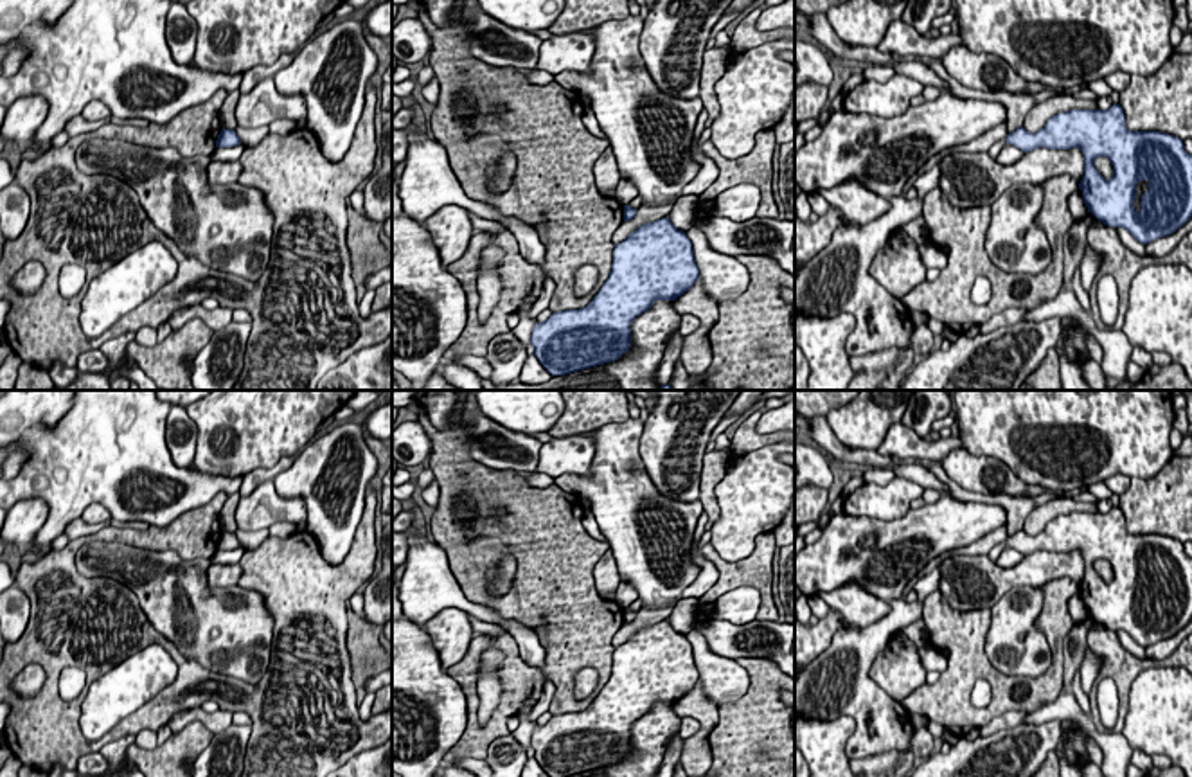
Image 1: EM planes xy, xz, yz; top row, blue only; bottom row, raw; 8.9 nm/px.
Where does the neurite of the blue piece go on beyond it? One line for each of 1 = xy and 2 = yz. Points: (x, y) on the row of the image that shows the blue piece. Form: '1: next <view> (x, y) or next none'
1: next none
2: next none

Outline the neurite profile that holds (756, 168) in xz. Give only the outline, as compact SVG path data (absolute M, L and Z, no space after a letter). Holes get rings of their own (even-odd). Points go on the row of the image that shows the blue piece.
M764 130L755 135L755 146L753 149L735 160L725 158L712 140L707 140L701 144L703 155L712 158L716 165L719 167L719 176L716 182L698 196L698 209L696 209L696 219L710 218L714 216L714 201L716 198L737 185L737 183L755 183L761 189L761 205L757 210L757 218L777 218L777 203L773 200L773 149L775 149L775 131Z

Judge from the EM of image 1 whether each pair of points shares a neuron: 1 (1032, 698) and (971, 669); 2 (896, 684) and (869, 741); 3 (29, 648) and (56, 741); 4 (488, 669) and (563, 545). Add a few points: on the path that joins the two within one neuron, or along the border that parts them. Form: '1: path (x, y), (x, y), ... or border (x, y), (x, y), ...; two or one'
1: path (1016, 702), (987, 673); one
2: border (880, 653), (869, 675), (899, 704); two
3: path (51, 669), (51, 718); one
4: border (491, 644), (504, 655), (497, 673), (502, 691); two

